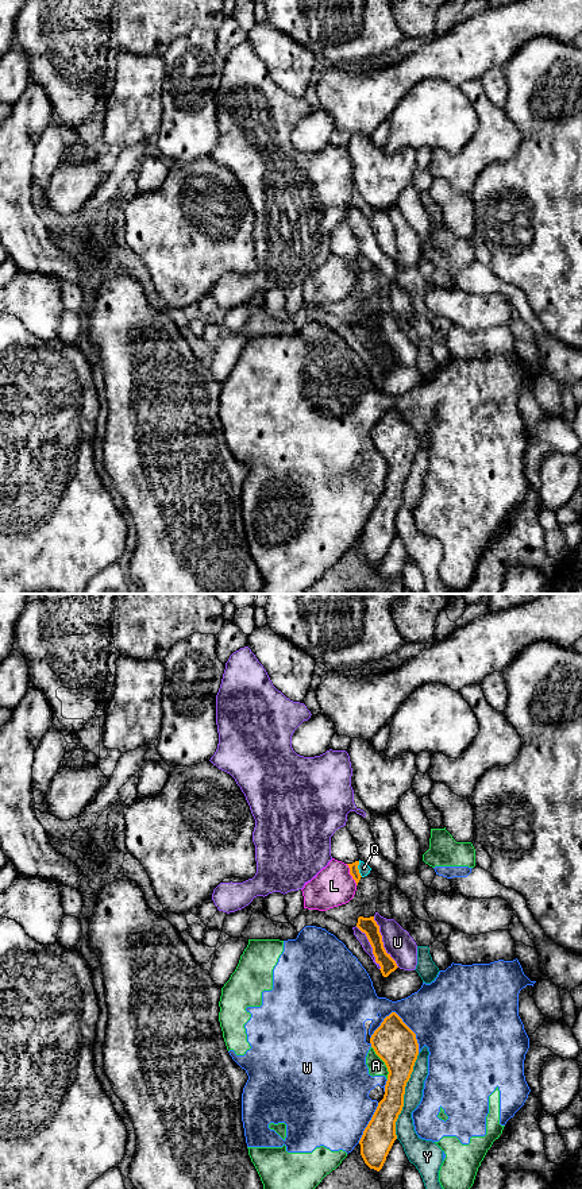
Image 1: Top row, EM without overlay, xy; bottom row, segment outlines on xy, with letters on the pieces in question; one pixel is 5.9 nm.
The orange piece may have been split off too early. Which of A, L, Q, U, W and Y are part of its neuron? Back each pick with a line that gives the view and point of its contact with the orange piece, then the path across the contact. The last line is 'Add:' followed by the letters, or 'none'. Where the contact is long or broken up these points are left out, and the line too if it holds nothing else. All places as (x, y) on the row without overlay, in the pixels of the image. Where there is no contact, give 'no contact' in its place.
Add: none

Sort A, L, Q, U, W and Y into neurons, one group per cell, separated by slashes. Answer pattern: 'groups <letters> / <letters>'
groups A W / L / Q / U / Y

